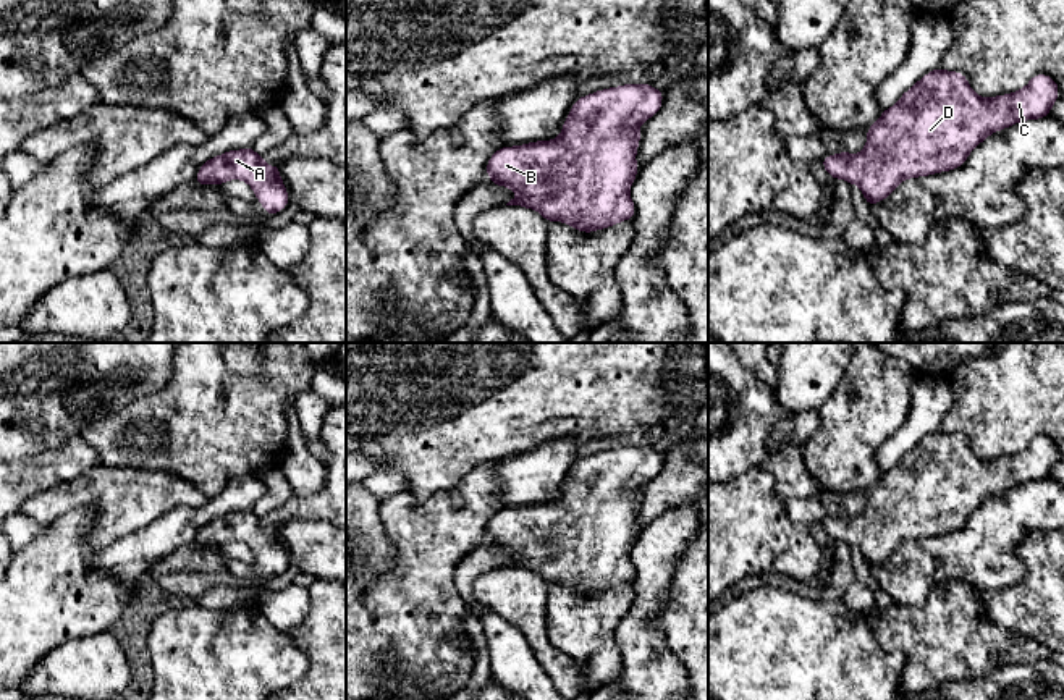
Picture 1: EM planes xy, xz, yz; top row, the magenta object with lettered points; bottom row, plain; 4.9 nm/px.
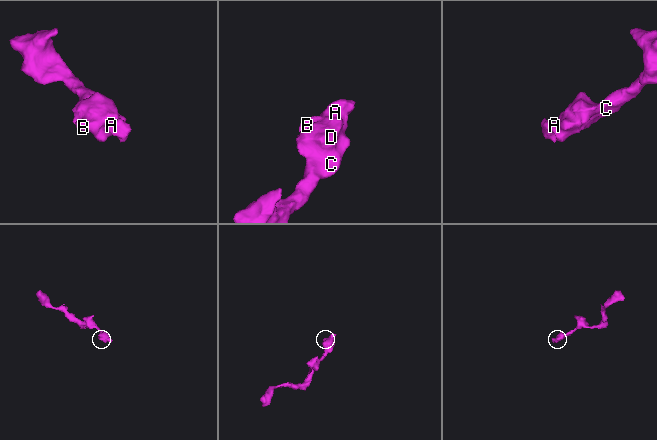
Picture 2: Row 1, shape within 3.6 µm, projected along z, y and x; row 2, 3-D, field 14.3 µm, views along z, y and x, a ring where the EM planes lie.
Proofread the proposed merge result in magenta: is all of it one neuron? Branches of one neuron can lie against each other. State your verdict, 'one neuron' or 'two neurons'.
one neuron

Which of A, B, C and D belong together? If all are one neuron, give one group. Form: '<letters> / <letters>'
A B C D

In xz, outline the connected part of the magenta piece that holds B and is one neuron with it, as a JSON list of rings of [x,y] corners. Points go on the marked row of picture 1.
[[[623,84],[579,97],[556,139],[500,147],[487,162],[493,186],[516,191],[506,205],[537,210],[547,221],[561,221],[593,233],[635,215],[629,189],[639,173],[639,126],[657,115],[665,94],[652,84]]]

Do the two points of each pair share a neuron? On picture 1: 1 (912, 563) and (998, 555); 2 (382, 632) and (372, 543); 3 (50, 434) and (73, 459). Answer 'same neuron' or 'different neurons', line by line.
1: same neuron
2: different neurons
3: different neurons

